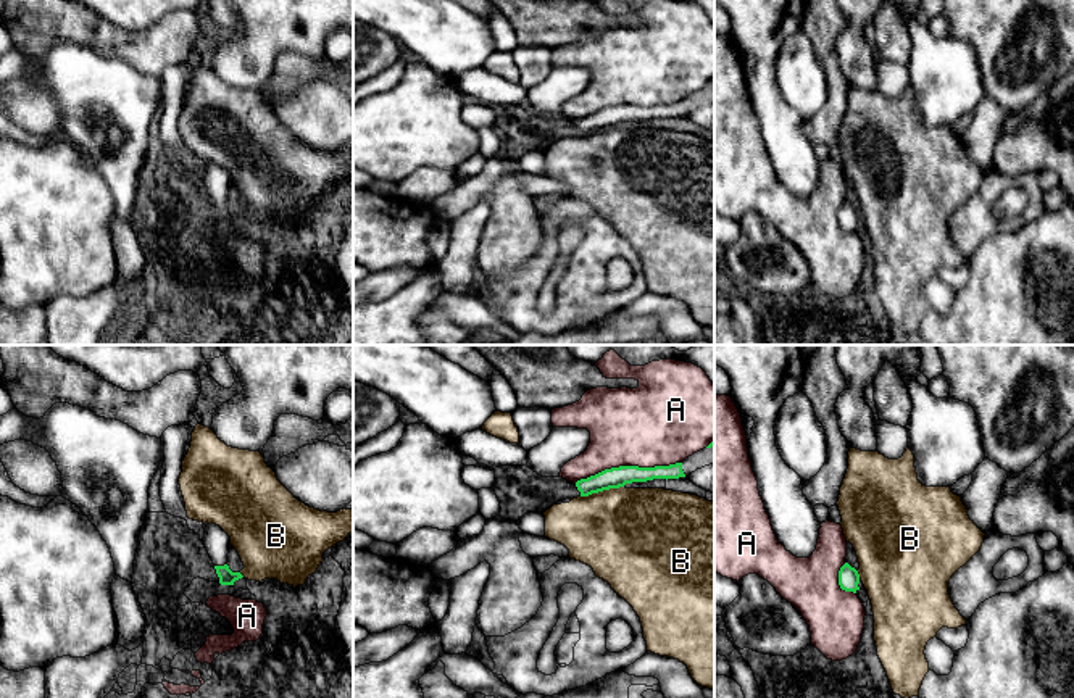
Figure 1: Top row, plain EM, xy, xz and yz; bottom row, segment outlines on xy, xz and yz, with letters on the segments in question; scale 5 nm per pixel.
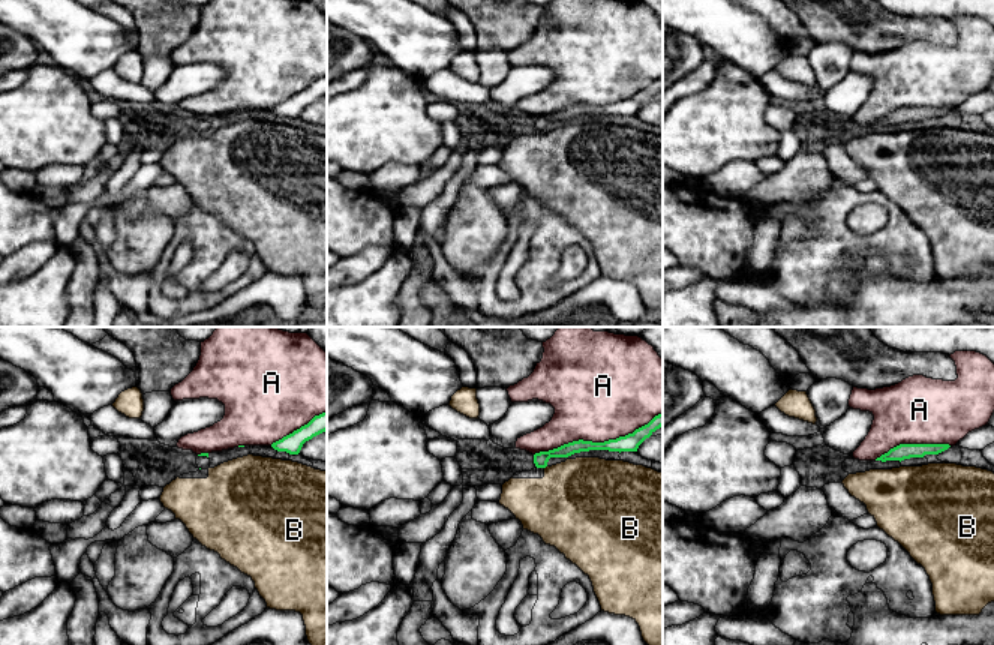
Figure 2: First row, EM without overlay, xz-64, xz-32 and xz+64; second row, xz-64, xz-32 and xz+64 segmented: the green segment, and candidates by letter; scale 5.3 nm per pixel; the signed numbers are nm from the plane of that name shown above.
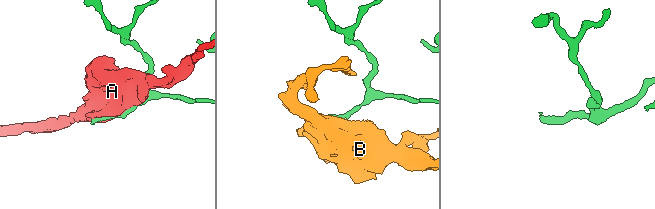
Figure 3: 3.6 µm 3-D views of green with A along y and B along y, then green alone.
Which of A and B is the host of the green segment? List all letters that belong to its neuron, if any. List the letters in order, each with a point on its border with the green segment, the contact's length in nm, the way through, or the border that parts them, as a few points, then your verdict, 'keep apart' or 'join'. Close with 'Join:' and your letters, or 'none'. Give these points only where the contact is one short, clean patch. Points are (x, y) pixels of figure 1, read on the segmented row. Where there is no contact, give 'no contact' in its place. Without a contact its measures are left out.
A: contact xz (628, 466); length 550 nm; keep apart
B: contact xz (602, 490); length 220 nm; border xz (623, 486), (581, 497); keep apart
Join: none

